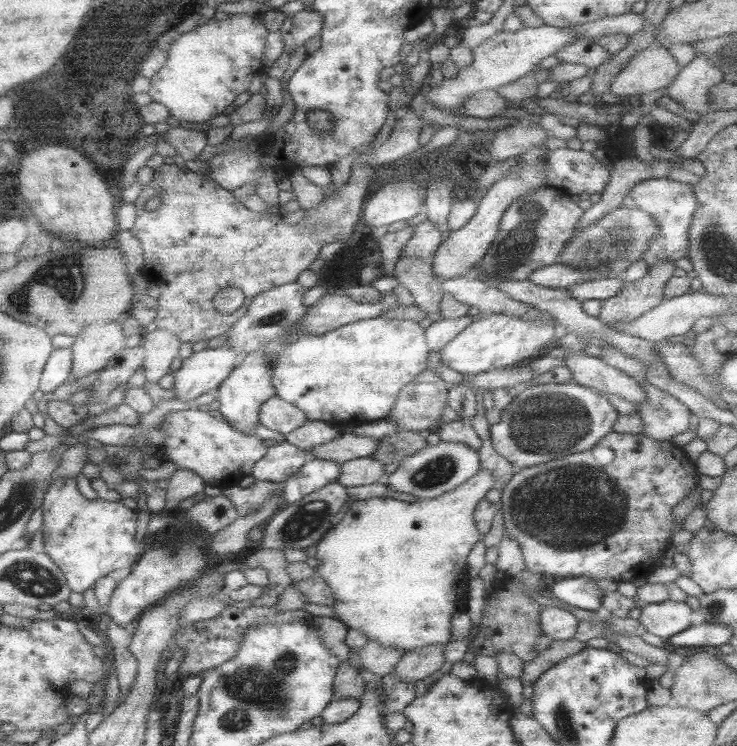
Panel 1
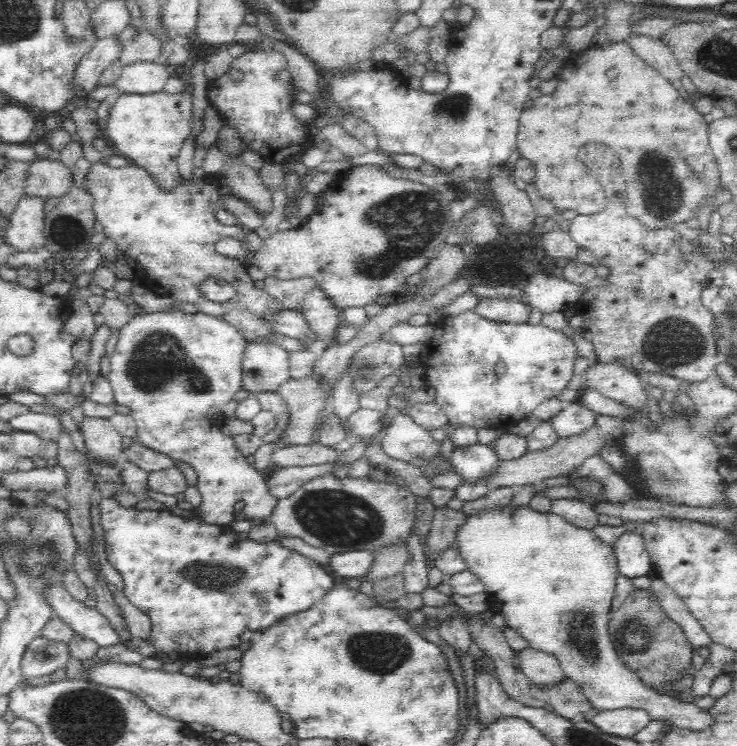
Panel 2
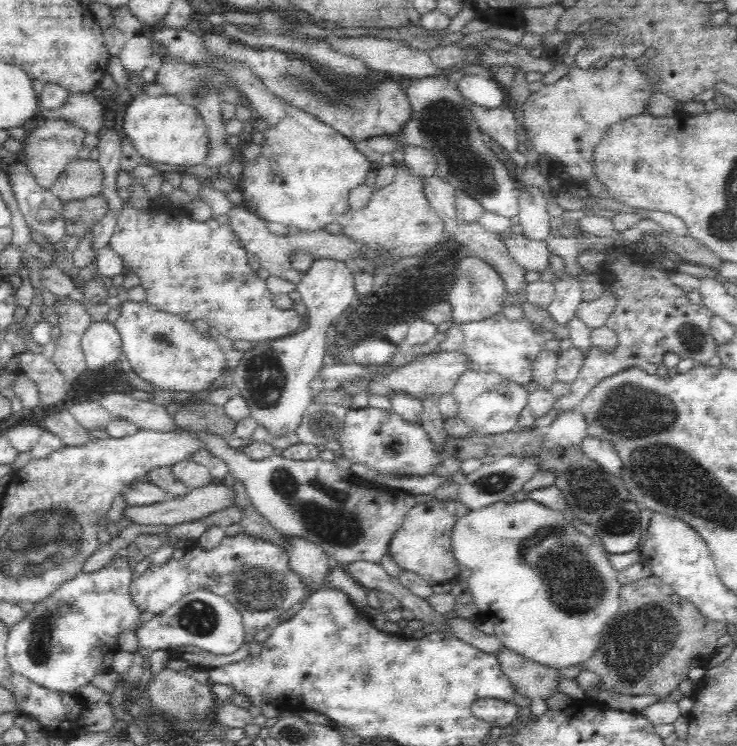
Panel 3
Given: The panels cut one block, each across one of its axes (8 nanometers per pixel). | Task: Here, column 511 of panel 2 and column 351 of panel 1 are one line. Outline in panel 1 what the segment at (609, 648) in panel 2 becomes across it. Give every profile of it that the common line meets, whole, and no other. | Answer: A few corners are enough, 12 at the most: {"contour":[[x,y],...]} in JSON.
{"contour":[[479,469],[355,500],[315,546],[333,618],[403,653],[463,611]]}

